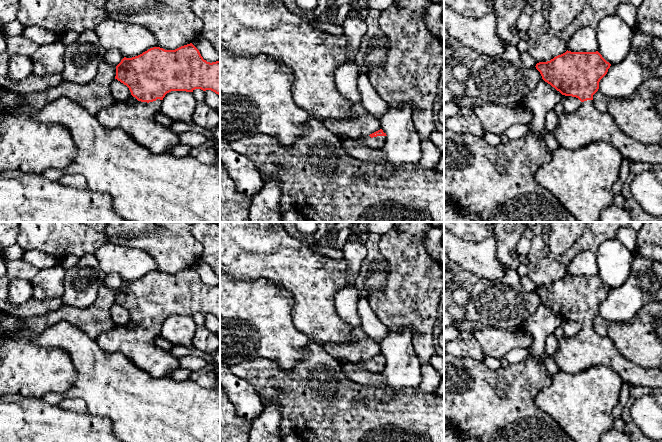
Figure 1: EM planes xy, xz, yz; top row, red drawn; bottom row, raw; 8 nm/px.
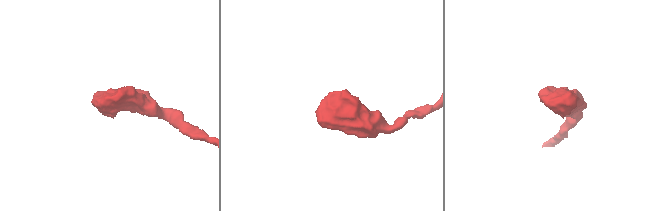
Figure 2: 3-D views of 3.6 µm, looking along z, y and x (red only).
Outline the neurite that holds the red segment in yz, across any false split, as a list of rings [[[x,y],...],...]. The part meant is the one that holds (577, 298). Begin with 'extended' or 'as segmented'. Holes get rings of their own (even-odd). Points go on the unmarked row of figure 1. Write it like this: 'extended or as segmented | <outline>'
extended | [[[571,276],[558,279],[547,286],[539,286],[536,293],[542,303],[562,319],[581,325],[578,333],[559,339],[553,360],[560,370],[576,374],[601,365],[614,370],[630,386],[662,388],[660,368],[643,368],[620,354],[613,341],[600,336],[593,327],[600,304],[611,288],[596,276]]]

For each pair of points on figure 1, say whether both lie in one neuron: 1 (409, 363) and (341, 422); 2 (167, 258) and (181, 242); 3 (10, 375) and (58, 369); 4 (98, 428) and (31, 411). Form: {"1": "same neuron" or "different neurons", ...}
{"1": "different neurons", "2": "same neuron", "3": "same neuron", "4": "same neuron"}

